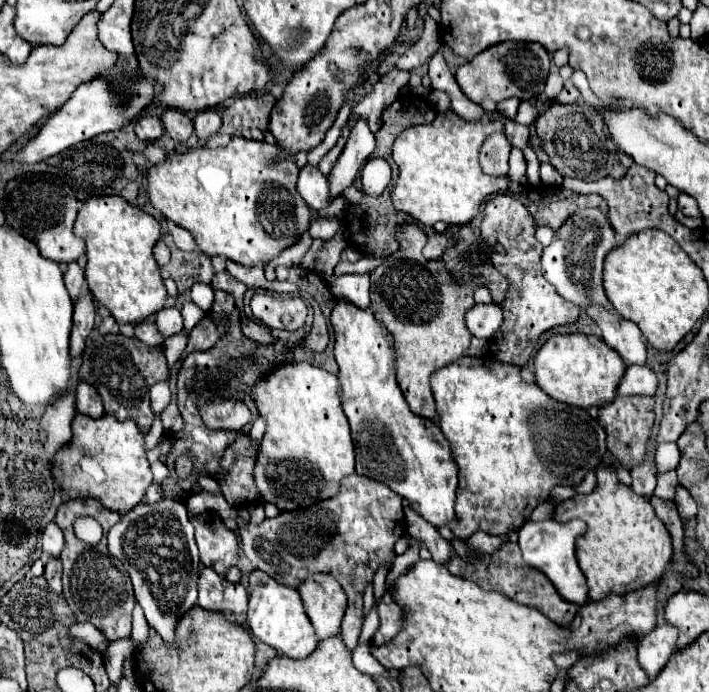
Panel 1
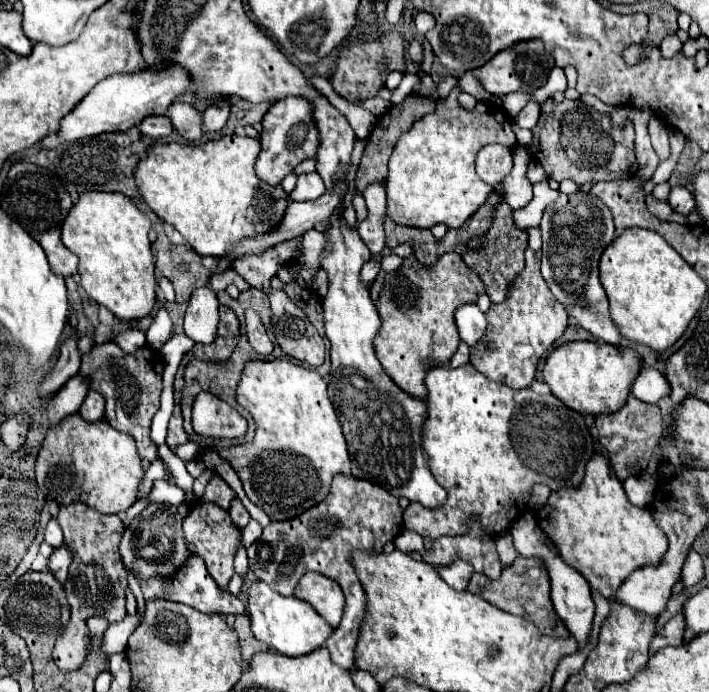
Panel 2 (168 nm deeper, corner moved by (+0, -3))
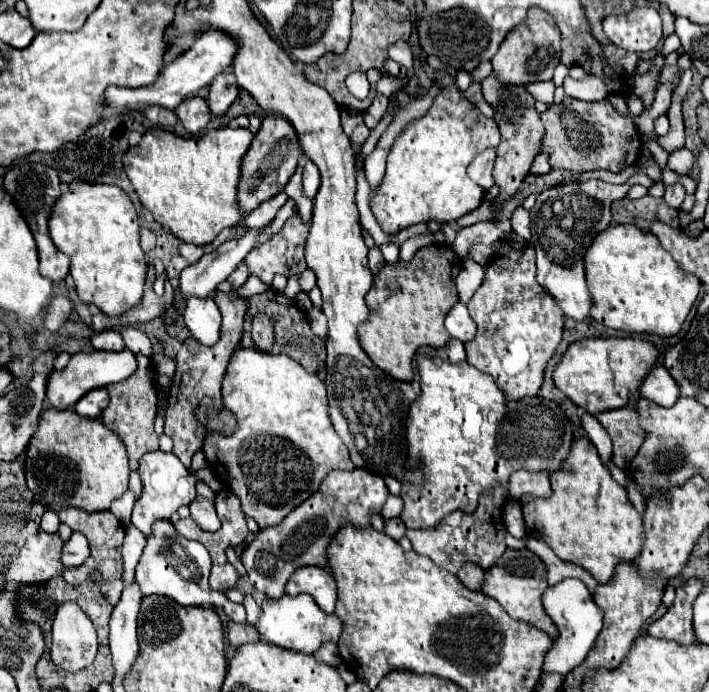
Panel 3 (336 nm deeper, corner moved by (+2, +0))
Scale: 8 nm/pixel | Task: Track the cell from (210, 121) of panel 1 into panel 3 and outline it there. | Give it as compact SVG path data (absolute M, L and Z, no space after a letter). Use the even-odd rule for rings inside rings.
M226 70L220 76L216 76L216 80L212 80L210 92L208 92L208 106L210 106L212 114L222 116L230 108L230 104L236 100L236 96L238 96L238 84L236 84L236 78L232 76L232 72Z

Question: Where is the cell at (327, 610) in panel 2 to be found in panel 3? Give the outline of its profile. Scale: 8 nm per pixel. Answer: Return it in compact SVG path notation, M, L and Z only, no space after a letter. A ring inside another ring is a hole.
M304 566L296 570L286 584L286 594L296 596L300 592L310 594L324 612L328 614L334 612L336 582L328 570L316 566Z

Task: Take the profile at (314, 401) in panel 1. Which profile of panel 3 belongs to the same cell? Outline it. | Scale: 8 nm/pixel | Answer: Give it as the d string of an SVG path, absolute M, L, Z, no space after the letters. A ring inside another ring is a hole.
M238 348L228 362L222 380L224 408L230 410L238 422L236 430L226 436L210 430L204 438L204 454L208 466L222 478L230 490L242 500L246 516L254 518L260 528L280 524L298 504L302 504L332 470L354 470L348 448L328 420L326 386L316 376L306 372L288 354L266 354L254 348Z

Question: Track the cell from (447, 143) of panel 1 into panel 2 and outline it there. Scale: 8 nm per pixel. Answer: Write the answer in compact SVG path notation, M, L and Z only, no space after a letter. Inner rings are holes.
M454 87L446 99L438 99L436 111L418 119L410 131L406 131L390 157L390 171L386 179L386 193L388 193L388 209L386 215L408 227L422 227L430 229L436 223L444 223L446 227L462 227L462 223L478 211L486 203L486 199L494 193L494 187L478 179L474 171L474 157L482 145L500 143L500 145L516 145L516 137L510 125L510 119L504 115L502 109L496 109L488 103L478 103L472 111L466 111L458 105L460 89Z

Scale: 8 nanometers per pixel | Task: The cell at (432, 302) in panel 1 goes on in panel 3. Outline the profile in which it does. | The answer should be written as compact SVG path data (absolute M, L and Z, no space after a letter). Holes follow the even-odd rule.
M446 244L420 248L410 262L386 264L376 276L374 286L366 294L370 316L358 328L358 340L370 360L392 378L410 382L412 356L420 346L440 348L450 340L444 328L448 310L458 302L454 278L460 272L460 258Z

